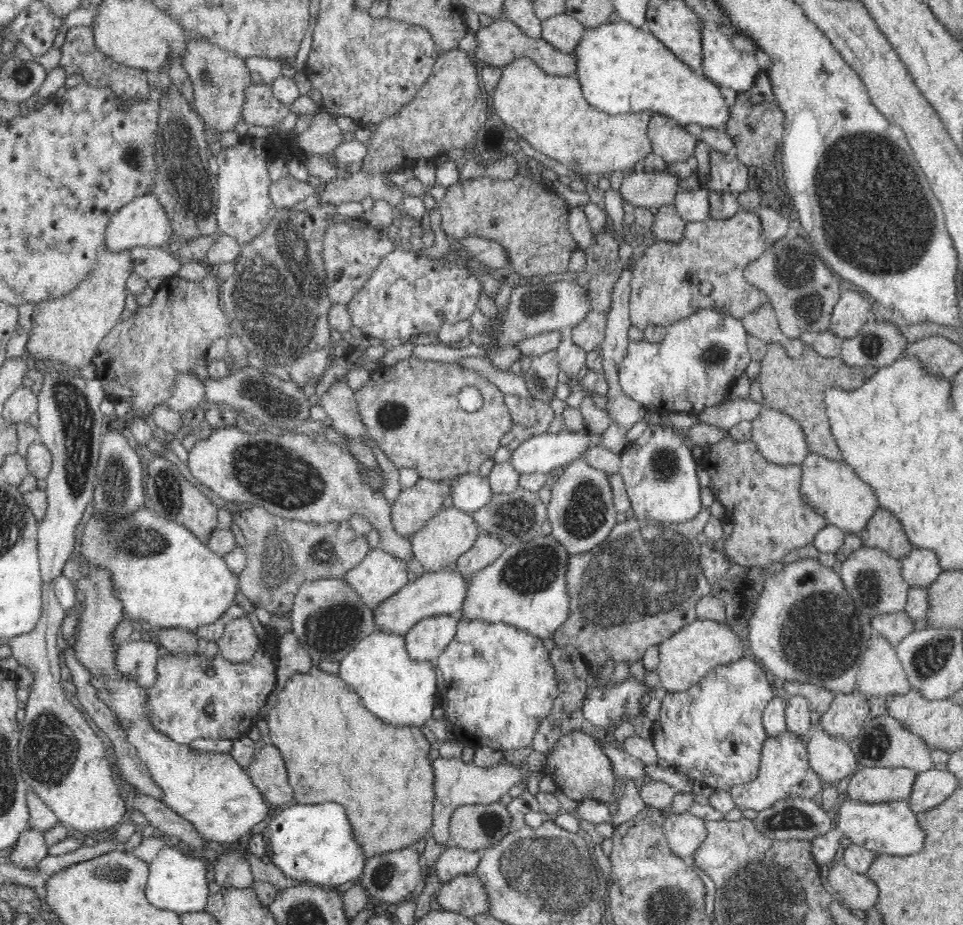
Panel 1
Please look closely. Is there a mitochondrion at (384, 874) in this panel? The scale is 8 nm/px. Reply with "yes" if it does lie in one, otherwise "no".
yes

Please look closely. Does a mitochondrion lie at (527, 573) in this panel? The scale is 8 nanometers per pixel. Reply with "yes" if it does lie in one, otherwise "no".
yes

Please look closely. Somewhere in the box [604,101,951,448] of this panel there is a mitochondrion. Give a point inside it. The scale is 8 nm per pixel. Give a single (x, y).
(876, 219)

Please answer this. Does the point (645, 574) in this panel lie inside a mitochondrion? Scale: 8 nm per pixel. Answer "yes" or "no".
yes

